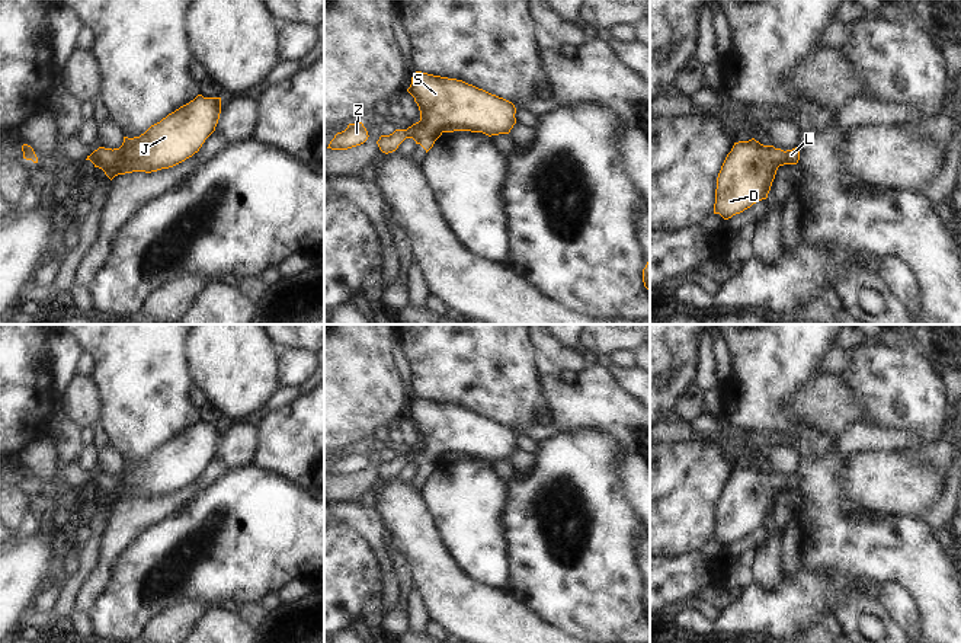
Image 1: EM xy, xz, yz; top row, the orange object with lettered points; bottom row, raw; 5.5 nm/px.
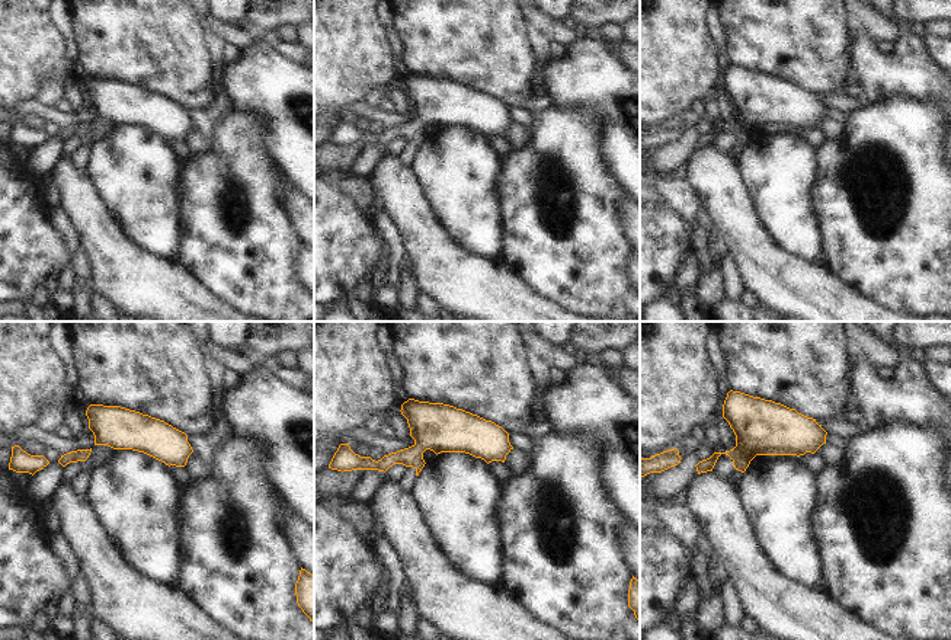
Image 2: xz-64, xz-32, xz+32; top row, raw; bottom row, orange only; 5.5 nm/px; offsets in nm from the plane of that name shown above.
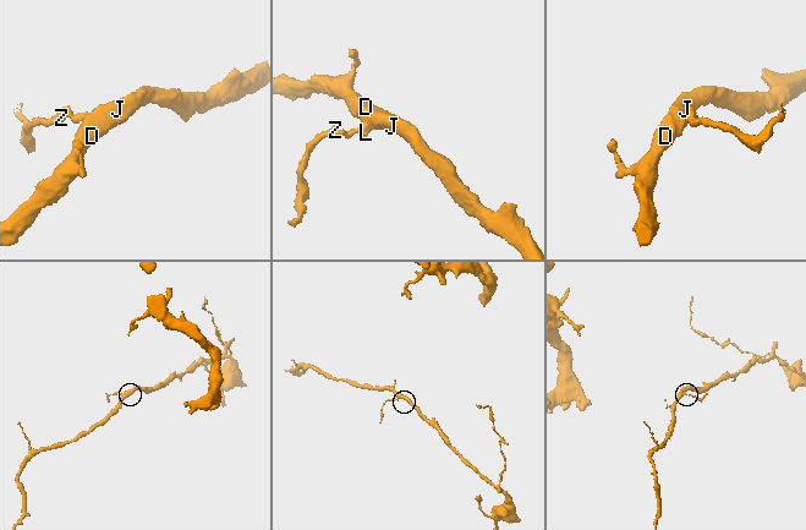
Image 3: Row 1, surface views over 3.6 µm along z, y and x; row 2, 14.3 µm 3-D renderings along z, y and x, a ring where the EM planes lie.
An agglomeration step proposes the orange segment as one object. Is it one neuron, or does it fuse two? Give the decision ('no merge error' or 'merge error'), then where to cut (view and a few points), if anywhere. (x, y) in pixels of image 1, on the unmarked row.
no merge error | no cut

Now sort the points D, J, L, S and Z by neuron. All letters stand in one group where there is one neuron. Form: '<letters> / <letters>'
D J L S Z

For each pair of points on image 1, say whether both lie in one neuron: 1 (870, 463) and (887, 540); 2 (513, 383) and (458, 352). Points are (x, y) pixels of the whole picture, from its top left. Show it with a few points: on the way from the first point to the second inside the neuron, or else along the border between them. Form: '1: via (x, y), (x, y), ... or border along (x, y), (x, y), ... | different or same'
1: border along (884, 512), (918, 517) | different
2: via (500, 380), (471, 352) | same

